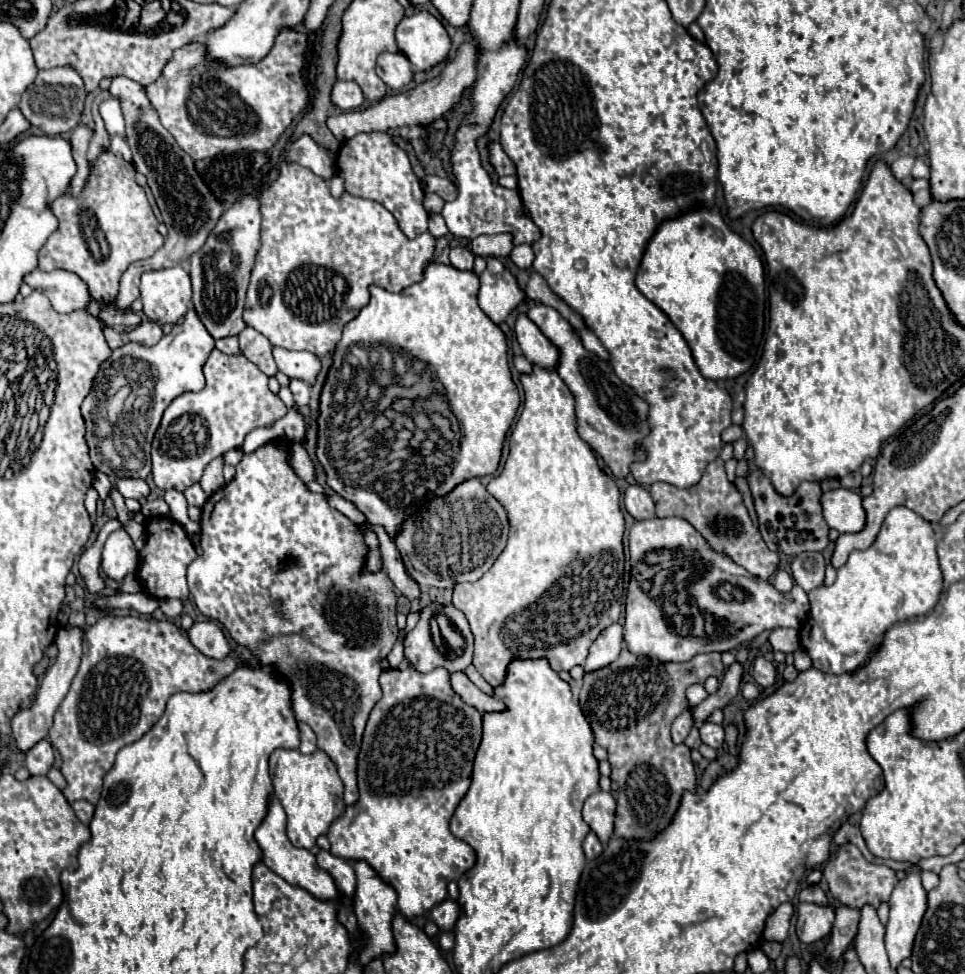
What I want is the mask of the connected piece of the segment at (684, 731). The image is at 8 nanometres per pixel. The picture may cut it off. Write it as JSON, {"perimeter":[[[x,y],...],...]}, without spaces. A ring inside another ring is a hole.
{"perimeter":[[[685,709],[685,711],[673,721],[673,725],[671,725],[671,737],[673,737],[673,743],[683,743],[685,737],[689,735],[691,727],[693,727],[693,715],[691,715],[689,709]]]}

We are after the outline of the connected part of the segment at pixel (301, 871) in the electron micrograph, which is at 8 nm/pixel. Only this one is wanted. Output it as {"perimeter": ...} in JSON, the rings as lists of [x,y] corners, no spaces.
{"perimeter":[[[271,793],[271,795],[269,795],[267,815],[265,815],[263,823],[259,825],[259,829],[255,831],[255,841],[257,841],[257,845],[261,847],[261,853],[263,853],[263,863],[265,863],[271,871],[275,871],[277,875],[281,875],[287,883],[307,889],[307,891],[309,891],[311,895],[315,895],[317,899],[337,899],[337,897],[339,897],[339,891],[337,891],[337,887],[335,887],[331,875],[329,875],[327,871],[323,871],[323,869],[317,865],[315,855],[311,855],[307,849],[295,847],[295,845],[287,839],[285,825],[287,825],[285,811],[283,811],[279,799]]]}

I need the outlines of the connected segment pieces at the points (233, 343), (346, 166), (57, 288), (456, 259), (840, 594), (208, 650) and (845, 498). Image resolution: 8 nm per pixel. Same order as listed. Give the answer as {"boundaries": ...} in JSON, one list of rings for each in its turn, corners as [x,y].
{"boundaries":[[[[229,337],[229,339],[219,339],[217,341],[217,349],[223,351],[225,355],[241,355],[241,347],[237,337]]],[[[359,133],[353,139],[345,141],[343,161],[339,163],[339,169],[345,177],[345,189],[351,195],[383,203],[395,215],[401,231],[409,239],[415,239],[417,235],[427,231],[429,213],[423,211],[423,187],[411,169],[407,153],[399,149],[387,133]]],[[[55,269],[55,271],[31,271],[25,277],[25,283],[31,285],[33,289],[45,293],[53,305],[55,311],[59,313],[69,313],[75,309],[87,309],[91,295],[85,287],[85,283],[71,271],[65,269]]],[[[453,247],[449,253],[449,259],[455,269],[461,269],[461,271],[473,269],[473,253],[467,247]]],[[[895,507],[893,511],[889,511],[875,543],[865,551],[853,551],[847,563],[837,569],[837,579],[833,585],[823,585],[809,591],[813,625],[811,635],[801,635],[801,645],[813,659],[813,667],[835,675],[855,671],[857,667],[861,667],[869,651],[879,643],[879,639],[891,625],[931,613],[943,591],[943,575],[935,549],[937,537],[933,533],[933,527],[923,517],[909,511],[907,507]]],[[[203,621],[203,623],[195,623],[189,631],[187,631],[191,643],[201,651],[205,653],[207,657],[213,657],[213,659],[223,659],[231,653],[229,649],[229,643],[223,635],[223,631],[219,629],[217,623],[213,621]]],[[[843,487],[823,493],[821,505],[829,527],[837,529],[839,533],[859,533],[867,519],[861,501],[863,497],[857,491]]]]}

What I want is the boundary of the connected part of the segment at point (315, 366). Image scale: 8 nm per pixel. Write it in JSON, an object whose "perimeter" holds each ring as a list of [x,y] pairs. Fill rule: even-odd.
{"perimeter":[[[273,347],[273,357],[277,369],[291,379],[301,379],[309,385],[315,385],[321,371],[321,359],[309,351],[289,351],[283,347]]]}

